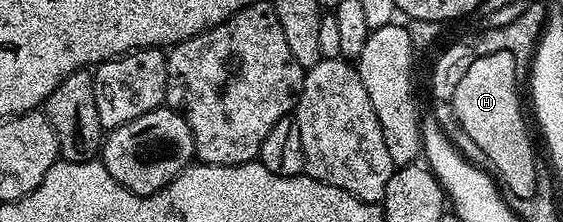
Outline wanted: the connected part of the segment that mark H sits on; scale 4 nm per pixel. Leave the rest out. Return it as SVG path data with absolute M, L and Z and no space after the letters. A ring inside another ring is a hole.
M507 51L491 55L474 56L467 75L455 87L453 110L466 138L481 148L481 153L497 168L496 176L506 189L517 196L531 196L536 192L536 163L529 133L525 130L525 117L521 114L521 97L517 94L517 61Z

